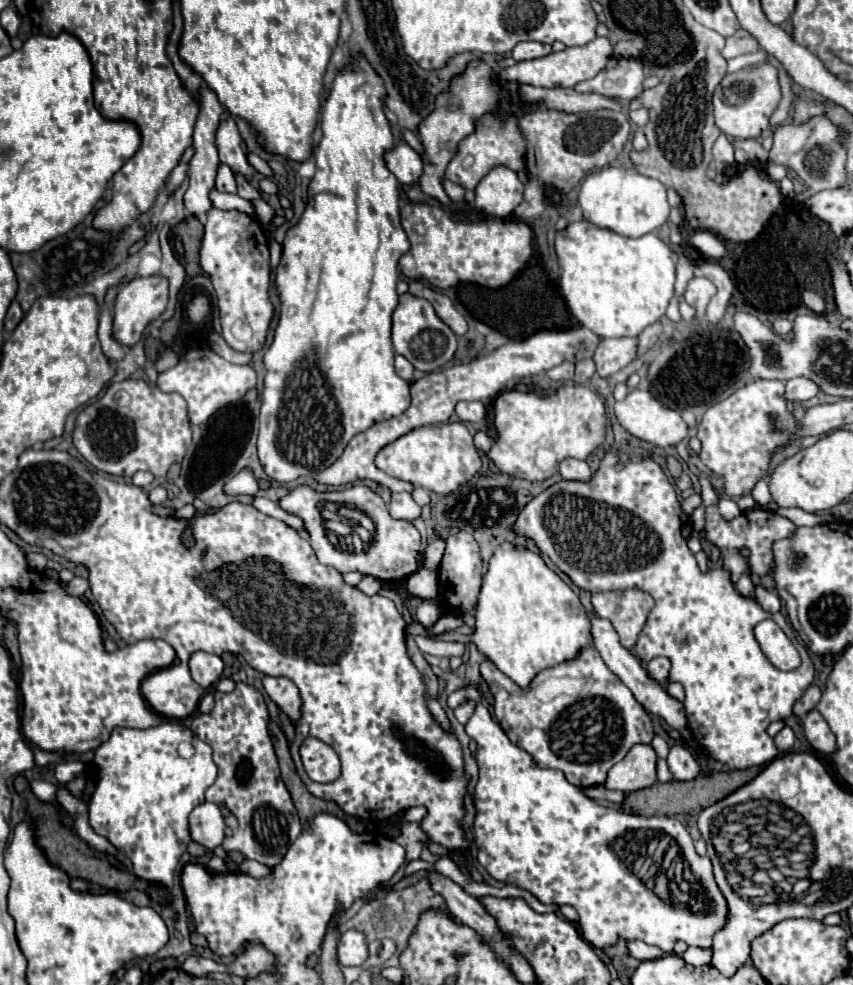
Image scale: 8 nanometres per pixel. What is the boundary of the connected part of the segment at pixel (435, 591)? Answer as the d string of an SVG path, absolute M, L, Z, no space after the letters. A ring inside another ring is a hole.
M421 566L417 572L413 572L413 576L407 578L407 590L419 598L437 598L439 596L437 568L429 570Z

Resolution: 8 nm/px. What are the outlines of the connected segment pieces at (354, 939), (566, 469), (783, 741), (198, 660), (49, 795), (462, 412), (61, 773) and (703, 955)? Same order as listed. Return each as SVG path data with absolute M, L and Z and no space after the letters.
M347 930L339 938L339 946L337 946L339 964L343 967L361 966L367 958L369 958L369 948L367 948L365 934L357 930Z
M569 458L569 460L563 460L559 464L559 474L565 478L565 480L589 480L593 476L591 468L587 462L583 460L575 460L575 458Z
M785 726L785 728L775 736L775 746L777 746L779 752L789 752L791 746L793 746L793 742L795 742L795 734L793 734L793 730L791 730L789 726Z
M195 652L189 660L189 668L191 668L191 676L193 680L203 686L209 688L211 684L215 684L219 680L219 676L225 670L225 664L221 660L221 656L217 654L209 654L209 652Z
M35 780L35 782L31 782L31 790L33 790L33 794L35 794L39 800L49 802L49 800L55 800L55 790L57 790L57 786L51 784L51 782L47 782L47 780Z
M475 400L475 402L459 402L455 412L463 422L479 422L479 420L485 418L485 406L479 400Z
M68 760L55 766L55 778L57 778L59 784L67 784L67 782L71 782L73 778L77 778L79 774L84 772L85 766L78 760Z
M687 948L683 960L693 966L703 966L711 962L711 948Z

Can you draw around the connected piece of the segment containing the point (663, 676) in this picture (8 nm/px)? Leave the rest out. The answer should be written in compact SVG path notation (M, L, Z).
M659 656L659 658L653 658L653 660L647 664L647 670L649 670L649 674L651 674L655 680L659 680L659 682L667 682L669 668L671 668L671 664L669 664L669 658L663 658L663 656Z

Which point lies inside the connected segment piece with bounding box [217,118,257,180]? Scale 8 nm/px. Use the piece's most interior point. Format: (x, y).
(228, 140)

